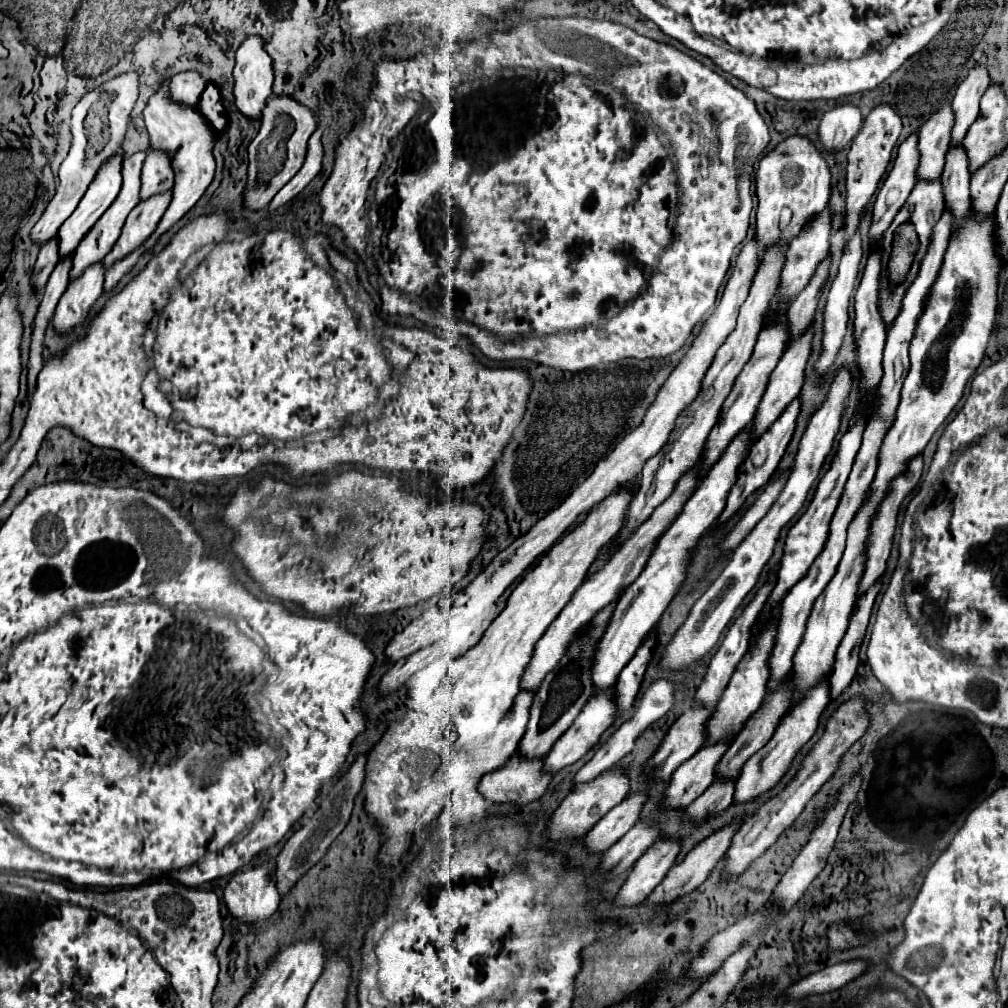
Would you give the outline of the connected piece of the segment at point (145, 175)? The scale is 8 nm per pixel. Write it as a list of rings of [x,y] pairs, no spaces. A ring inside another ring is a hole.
[[[148,150],[148,156],[146,156],[144,168],[142,168],[140,200],[160,194],[164,190],[170,190],[172,186],[174,186],[174,174],[172,174],[172,162],[168,158],[168,152],[166,150]]]

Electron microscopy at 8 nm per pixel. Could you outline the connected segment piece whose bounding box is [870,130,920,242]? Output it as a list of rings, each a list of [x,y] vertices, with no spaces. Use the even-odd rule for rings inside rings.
[[[914,130],[900,144],[894,166],[876,194],[872,228],[870,228],[872,242],[880,242],[882,234],[892,224],[894,214],[904,206],[906,198],[910,196],[916,184],[916,162],[920,162],[920,150],[916,150],[916,134],[918,130]]]

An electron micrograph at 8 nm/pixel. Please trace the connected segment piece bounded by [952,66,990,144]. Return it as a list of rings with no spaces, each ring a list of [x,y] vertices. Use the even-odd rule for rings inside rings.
[[[976,66],[968,72],[964,82],[956,88],[952,108],[956,114],[956,122],[952,128],[952,142],[958,144],[964,140],[968,126],[978,118],[978,102],[984,90],[990,86],[990,70],[988,66]]]

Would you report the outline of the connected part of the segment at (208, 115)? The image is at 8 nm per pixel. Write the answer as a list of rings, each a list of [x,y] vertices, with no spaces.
[[[208,84],[206,90],[202,92],[200,96],[200,102],[198,102],[198,110],[200,114],[204,114],[206,122],[216,130],[224,130],[226,126],[226,114],[224,114],[224,106],[222,106],[222,98],[220,98],[220,90],[216,84]]]

